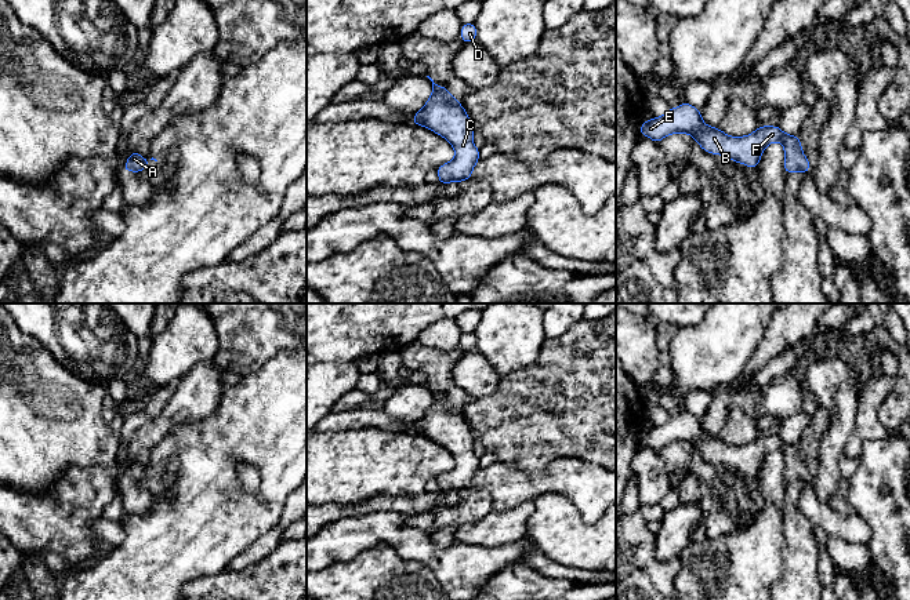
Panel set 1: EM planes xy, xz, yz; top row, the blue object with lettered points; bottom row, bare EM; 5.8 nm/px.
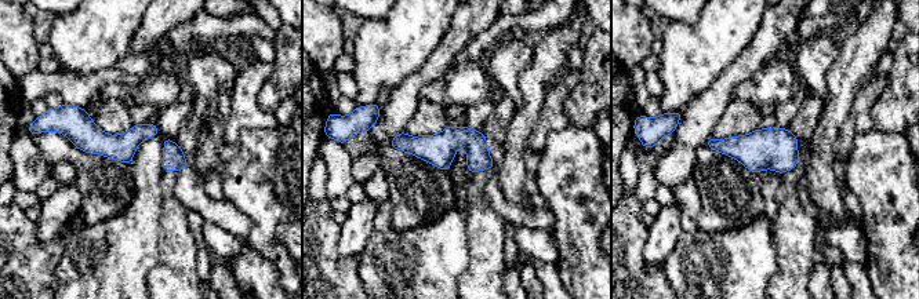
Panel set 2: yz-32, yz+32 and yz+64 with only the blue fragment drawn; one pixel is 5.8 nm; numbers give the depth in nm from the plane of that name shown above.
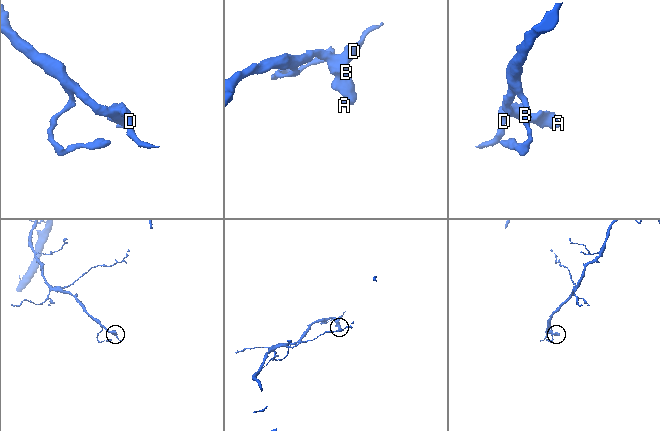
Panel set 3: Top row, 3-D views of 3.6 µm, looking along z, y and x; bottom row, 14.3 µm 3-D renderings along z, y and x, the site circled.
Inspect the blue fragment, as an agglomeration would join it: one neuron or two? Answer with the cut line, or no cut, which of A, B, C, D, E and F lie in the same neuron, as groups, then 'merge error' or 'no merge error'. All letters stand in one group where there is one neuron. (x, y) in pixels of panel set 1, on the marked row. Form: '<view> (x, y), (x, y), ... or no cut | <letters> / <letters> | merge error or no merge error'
no cut | A B C D E F | no merge error

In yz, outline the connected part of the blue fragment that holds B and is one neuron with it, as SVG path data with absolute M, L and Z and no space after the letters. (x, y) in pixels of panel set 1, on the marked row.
M688 102L678 108L670 108L660 117L642 121L639 134L656 143L670 134L689 134L703 150L725 156L751 168L758 167L759 159L769 143L780 142L784 148L786 174L804 174L811 170L800 138L783 132L779 126L759 126L753 134L746 137L730 137L722 132L719 127L708 127L703 121L699 108Z

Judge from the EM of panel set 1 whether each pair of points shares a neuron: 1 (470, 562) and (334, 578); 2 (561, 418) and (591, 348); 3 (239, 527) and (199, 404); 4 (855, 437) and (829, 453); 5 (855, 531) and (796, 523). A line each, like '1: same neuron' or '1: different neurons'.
1: different neurons
2: same neuron
3: different neurons
4: different neurons
5: different neurons

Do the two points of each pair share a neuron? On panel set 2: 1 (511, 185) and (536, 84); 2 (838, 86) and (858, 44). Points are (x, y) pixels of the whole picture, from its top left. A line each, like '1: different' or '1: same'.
1: same
2: same

